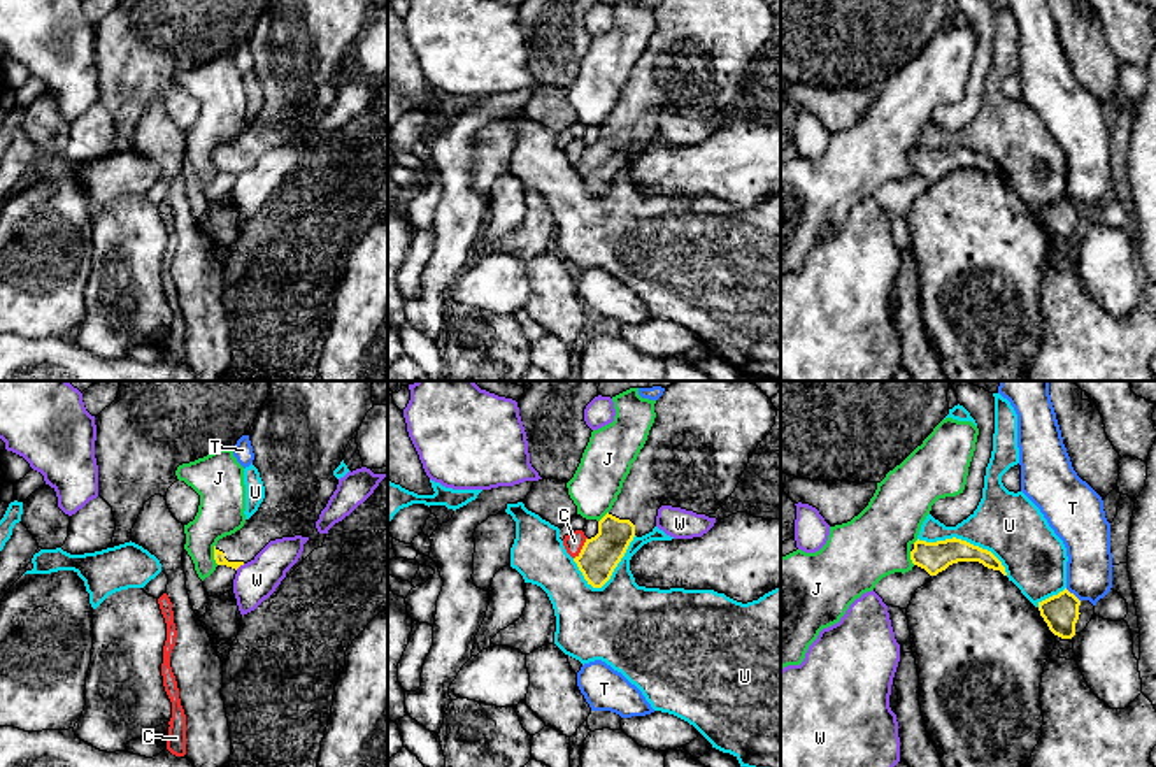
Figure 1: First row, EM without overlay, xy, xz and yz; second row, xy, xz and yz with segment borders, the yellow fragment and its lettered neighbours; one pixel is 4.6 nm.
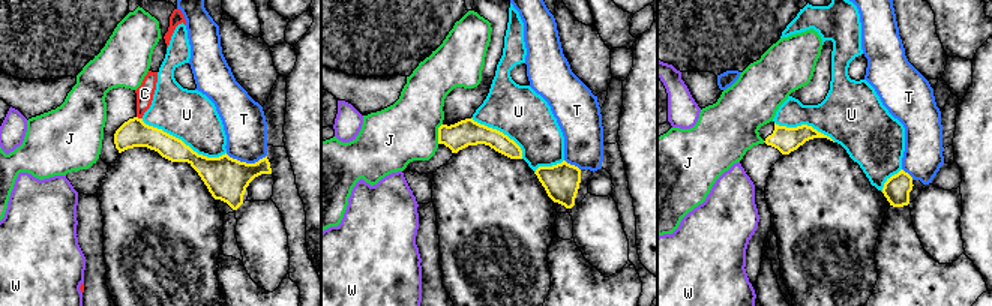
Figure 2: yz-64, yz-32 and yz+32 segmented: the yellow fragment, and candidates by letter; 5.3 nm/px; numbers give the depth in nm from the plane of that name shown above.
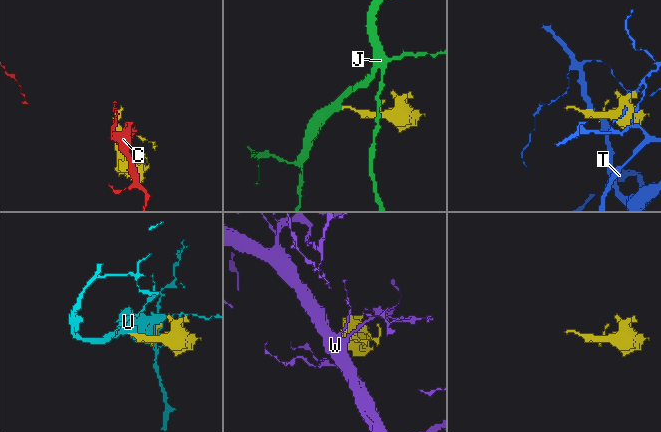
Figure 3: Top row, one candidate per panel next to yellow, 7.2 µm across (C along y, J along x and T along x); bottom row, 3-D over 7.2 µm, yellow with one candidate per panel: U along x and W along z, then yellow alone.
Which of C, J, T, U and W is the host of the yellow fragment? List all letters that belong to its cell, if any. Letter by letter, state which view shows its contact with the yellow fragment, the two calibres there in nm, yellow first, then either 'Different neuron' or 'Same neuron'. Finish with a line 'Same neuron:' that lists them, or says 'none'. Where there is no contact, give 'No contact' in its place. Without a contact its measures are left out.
C: Touches yellow in xz. Thickness 180 nm (yellow) against 90 nm. Different neuron
J: Touches yellow in xy. Thickness 50 nm (yellow) against 220 nm. Different neuron
T: Touches yellow in yz. Thickness 160 nm (yellow) against 200 nm. Different neuron
U: Touches yellow in yz. Thickness 140 nm (yellow) against 300 nm. Different neuron
W: Touches yellow in xy. Thickness 50 nm (yellow) against 190 nm. Different neuron
Same neuron: none

